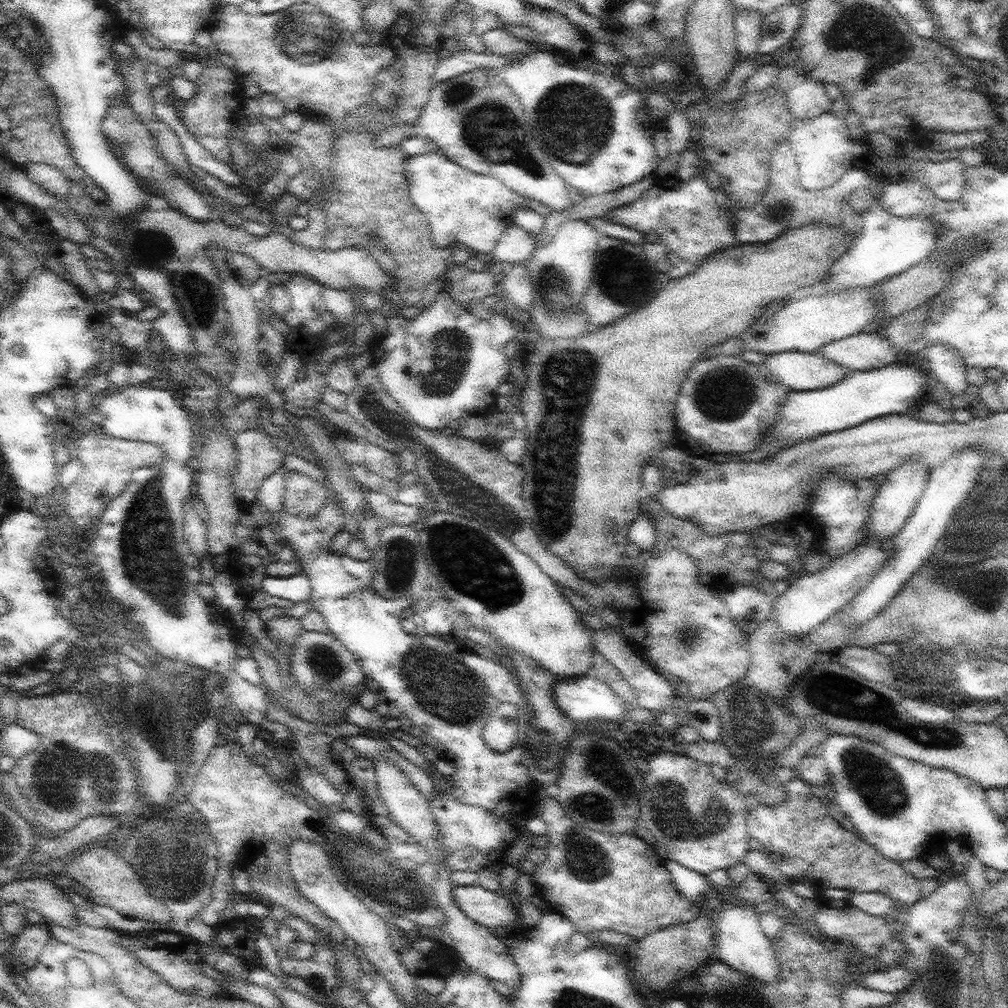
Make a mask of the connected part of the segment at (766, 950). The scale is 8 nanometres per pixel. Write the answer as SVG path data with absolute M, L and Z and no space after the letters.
M721 902L716 916L716 944L719 946L720 961L738 973L762 981L764 985L778 983L780 977L780 961L775 955L771 940L760 927L761 914L749 905L734 905Z

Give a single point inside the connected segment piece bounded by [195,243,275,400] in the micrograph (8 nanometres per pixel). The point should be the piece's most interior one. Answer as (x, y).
(250, 379)

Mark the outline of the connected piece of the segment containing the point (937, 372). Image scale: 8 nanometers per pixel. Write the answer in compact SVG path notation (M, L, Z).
M936 341L921 356L930 361L932 377L940 382L950 394L962 394L969 385L966 365L962 355L951 344Z

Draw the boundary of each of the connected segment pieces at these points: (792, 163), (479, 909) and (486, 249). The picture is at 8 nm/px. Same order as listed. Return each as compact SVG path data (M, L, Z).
M783 140L772 151L770 157L769 185L764 196L758 204L752 208L739 208L734 211L735 235L740 243L769 243L783 232L791 228L798 228L809 222L828 223L829 225L842 225L842 205L848 203L851 194L858 188L864 187L871 192L879 192L879 203L885 187L880 190L870 188L871 179L869 174L859 168L848 169L840 180L837 180L828 189L810 191L804 189L799 181L799 172L796 163L796 156L790 146L789 140Z
M480 885L457 886L453 895L457 906L468 918L491 930L498 926L513 927L516 930L524 927L524 925L516 925L518 919L516 906L505 895L486 890Z
M431 147L427 153L410 155L406 160L405 179L409 181L409 195L413 203L424 213L431 226L433 243L440 248L456 245L470 247L474 253L491 253L502 238L503 232L515 222L514 215L519 208L529 208L525 197L506 186L492 175L476 174L449 160L441 151Z

